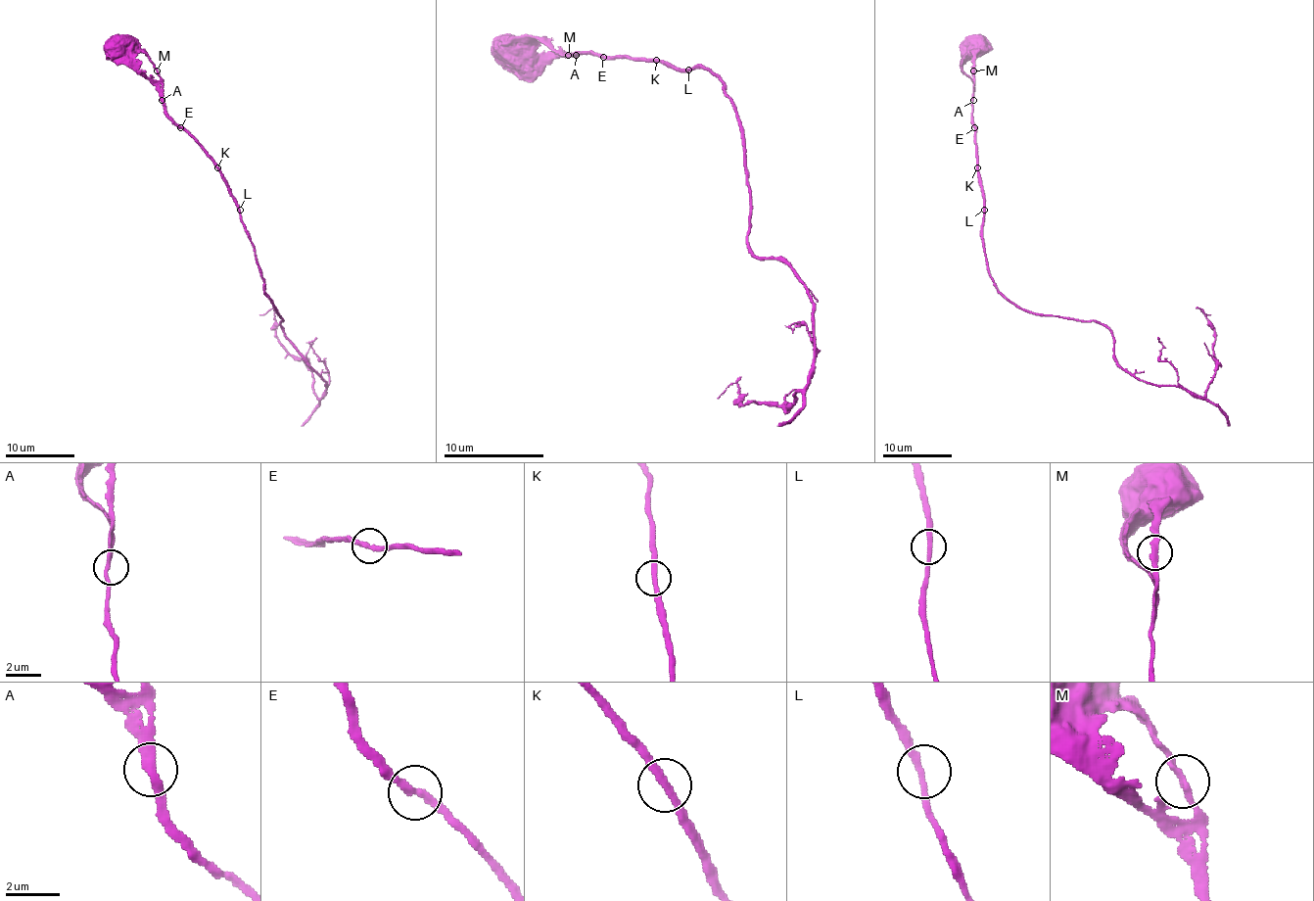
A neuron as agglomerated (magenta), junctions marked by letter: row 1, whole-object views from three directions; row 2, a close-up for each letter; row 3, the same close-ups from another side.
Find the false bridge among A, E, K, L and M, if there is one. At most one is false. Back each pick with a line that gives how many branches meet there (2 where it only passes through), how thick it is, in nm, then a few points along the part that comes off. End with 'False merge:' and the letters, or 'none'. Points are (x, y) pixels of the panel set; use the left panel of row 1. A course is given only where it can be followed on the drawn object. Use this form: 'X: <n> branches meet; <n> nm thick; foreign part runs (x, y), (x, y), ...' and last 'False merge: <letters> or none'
False merge: none

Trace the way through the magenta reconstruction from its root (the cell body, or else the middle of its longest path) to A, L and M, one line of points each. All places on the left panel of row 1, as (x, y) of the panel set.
A: (125, 48), (125, 55), (155, 86), (162, 100)
L: (125, 48), (130, 62), (155, 86), (164, 111), (212, 161), (240, 210)
M: (125, 48), (132, 46), (143, 52), (157, 71)

